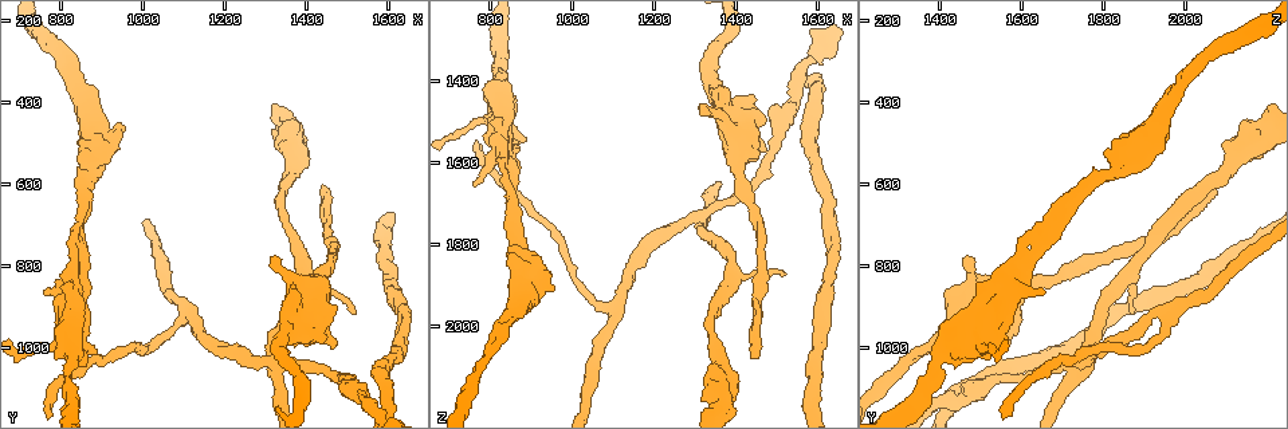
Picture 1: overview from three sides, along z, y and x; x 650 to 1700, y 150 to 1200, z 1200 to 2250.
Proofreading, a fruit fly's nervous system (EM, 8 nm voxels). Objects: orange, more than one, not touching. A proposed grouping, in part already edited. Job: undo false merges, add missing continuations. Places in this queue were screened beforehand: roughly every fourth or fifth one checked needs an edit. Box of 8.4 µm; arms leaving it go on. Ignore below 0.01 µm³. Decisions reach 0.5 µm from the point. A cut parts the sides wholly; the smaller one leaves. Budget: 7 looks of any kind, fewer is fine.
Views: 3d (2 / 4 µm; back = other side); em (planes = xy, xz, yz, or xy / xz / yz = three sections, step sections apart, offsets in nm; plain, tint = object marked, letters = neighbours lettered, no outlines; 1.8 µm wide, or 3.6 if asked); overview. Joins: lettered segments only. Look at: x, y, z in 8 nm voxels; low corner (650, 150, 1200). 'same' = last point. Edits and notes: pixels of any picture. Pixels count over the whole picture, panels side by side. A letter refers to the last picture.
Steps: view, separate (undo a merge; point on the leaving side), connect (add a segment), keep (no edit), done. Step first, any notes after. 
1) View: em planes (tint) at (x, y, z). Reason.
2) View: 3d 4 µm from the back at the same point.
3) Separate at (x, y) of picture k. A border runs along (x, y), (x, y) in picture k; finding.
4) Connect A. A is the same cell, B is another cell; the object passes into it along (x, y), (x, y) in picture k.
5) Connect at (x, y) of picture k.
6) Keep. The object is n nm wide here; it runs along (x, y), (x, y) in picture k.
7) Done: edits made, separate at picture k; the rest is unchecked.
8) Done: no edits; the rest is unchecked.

View: em planes (letters) at (1320, 1035, 1730).

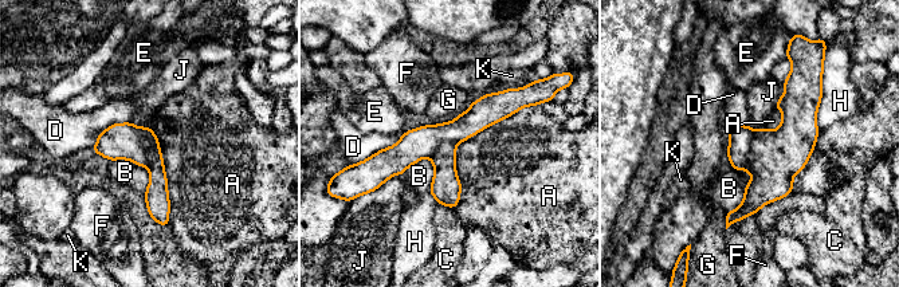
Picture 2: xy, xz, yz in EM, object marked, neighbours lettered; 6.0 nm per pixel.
Separate at (776, 156) of picture 2. The longest contact is with A, 800 nm; A, B, C, D, E, F, G, H, J and K are other cells; the part that leaves runs along (793, 75), (795, 140), (729, 219) in picture 2; a second cell is stuck on.

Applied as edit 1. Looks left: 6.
View: em yz step 4 (letters) at (1550, 1135, 1415). Abrupt turn.

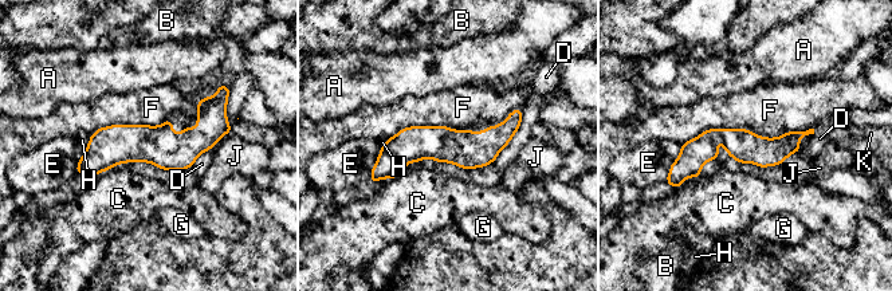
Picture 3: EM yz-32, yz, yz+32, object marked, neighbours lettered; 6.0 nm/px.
Keep. A, B, C, D, E, F, G, H, J and K are other cells; all the same cell.

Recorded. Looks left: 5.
View: em xz step 4 (tint) at (830, 860, 1575). Closes a loop.

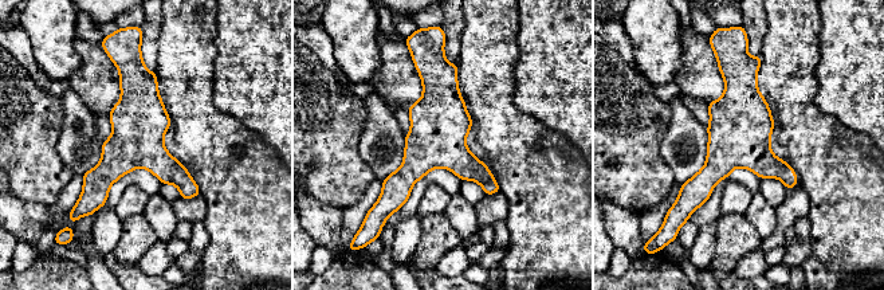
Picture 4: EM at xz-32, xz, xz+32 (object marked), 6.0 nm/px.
View: em planes (letters) at the same point.

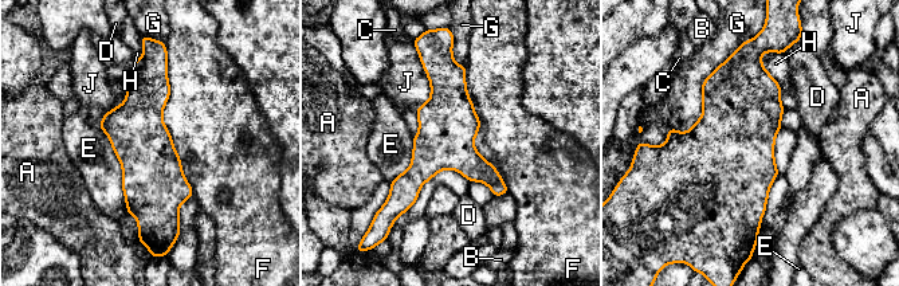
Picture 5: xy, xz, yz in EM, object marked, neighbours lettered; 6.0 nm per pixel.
Keep. A, B, C, D, E, F, G, H and J are other cells; a border runs along (167, 55), (163, 122), (193, 195) in picture 5; one cell here.

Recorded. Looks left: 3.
Done: edits made, separate at picture 2; the rest is unchecked.

